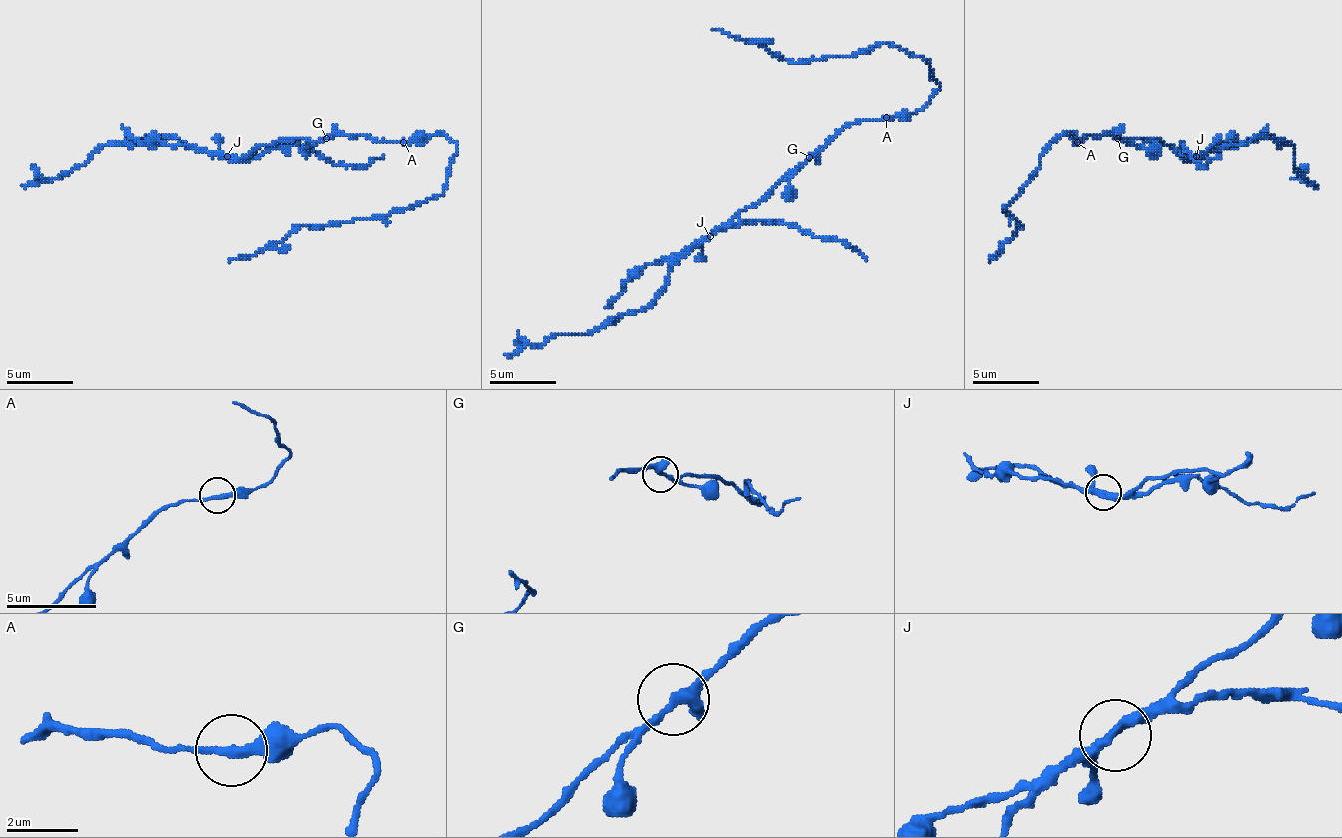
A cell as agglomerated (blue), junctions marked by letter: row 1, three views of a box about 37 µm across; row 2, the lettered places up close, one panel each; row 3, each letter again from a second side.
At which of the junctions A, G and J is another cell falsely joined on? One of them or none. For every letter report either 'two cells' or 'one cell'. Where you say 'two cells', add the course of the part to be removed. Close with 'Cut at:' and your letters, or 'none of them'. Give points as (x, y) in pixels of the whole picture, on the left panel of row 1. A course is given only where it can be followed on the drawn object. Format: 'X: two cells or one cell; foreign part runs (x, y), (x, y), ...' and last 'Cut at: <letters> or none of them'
A: one cell
G: one cell
J: two cells; foreign part runs (226, 155), (246, 158), (299, 145), (336, 165), (370, 165), (383, 155)
Cut at: J

